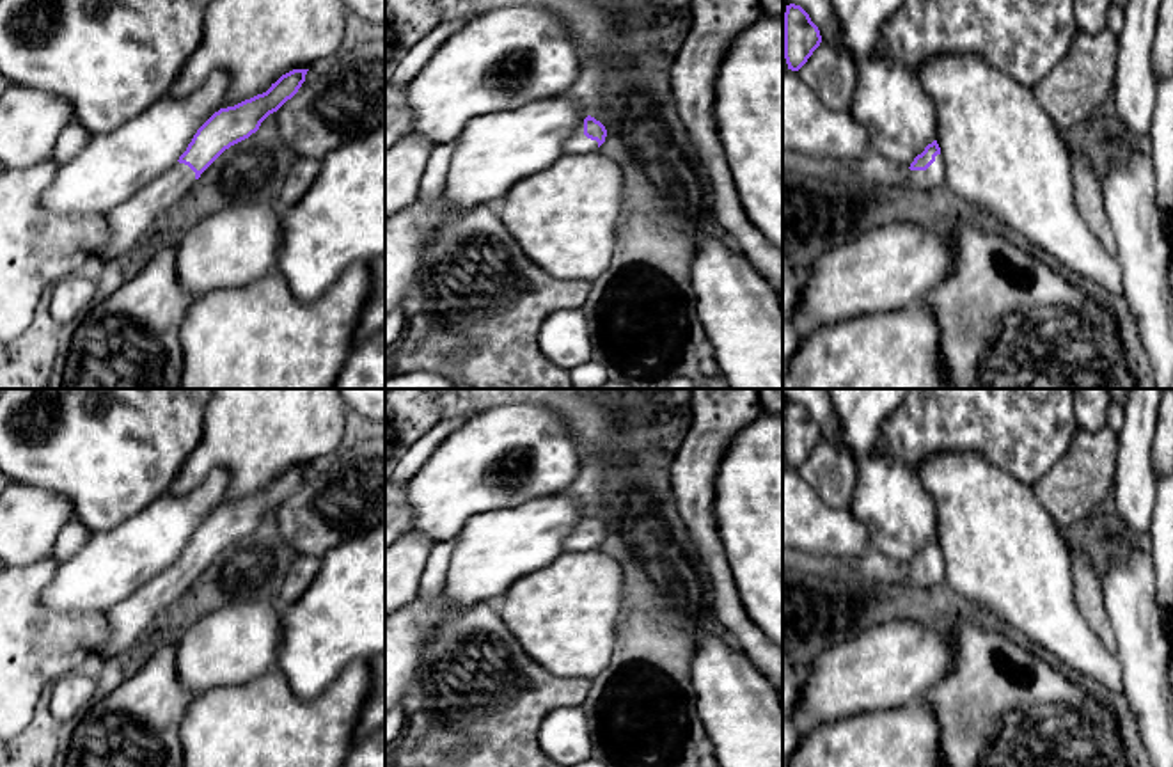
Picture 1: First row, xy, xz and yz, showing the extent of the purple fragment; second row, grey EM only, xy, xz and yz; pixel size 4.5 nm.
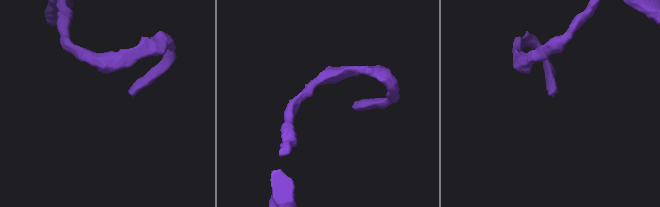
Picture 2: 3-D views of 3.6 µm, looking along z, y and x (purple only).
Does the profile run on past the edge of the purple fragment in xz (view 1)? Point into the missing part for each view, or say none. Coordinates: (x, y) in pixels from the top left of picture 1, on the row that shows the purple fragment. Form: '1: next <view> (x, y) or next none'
1: next xz (577, 142)

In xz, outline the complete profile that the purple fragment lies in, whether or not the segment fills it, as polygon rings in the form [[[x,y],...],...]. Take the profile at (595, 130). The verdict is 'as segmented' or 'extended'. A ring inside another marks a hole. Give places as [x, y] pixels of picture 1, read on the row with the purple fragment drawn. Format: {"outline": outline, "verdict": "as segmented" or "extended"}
{"outline": [[[587,115],[568,137],[564,151],[570,154],[596,151],[605,142],[605,137],[605,126],[594,117]]], "verdict": "extended"}

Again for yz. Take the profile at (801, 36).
{"outline": [[[795,4],[784,12],[784,59],[788,69],[799,71],[820,46],[822,36],[809,14]]], "verdict": "as segmented"}

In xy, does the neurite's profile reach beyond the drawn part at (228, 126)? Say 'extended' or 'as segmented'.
extended

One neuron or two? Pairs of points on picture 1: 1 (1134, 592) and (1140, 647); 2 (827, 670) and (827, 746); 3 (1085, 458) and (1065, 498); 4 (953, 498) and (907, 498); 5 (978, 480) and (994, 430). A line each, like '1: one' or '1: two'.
1: one
2: two
3: one
4: two
5: two

